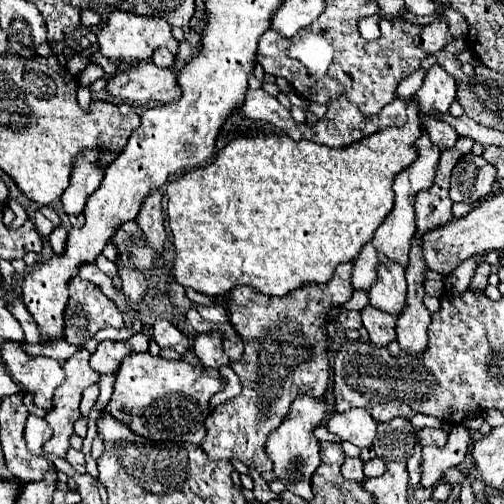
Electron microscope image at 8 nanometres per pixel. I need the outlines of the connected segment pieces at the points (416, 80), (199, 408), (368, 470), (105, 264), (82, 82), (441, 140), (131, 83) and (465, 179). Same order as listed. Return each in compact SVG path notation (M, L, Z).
M420 68L420 70L416 70L414 74L410 74L406 80L402 80L400 86L398 86L398 96L400 96L400 98L410 98L410 96L414 96L414 94L420 90L420 86L422 86L424 76L426 76L426 70Z
M148 352L130 354L118 368L114 392L104 410L146 440L178 440L200 444L204 438L204 420L210 414L208 400L224 386L226 380L218 370L206 370L204 366L192 366L182 360L172 362L154 358Z
M374 458L370 462L364 464L364 474L366 478L372 478L372 476L382 476L386 472L386 464L380 460L380 458Z
M100 254L98 258L96 258L96 266L104 272L104 274L108 274L110 278L116 278L116 274L118 274L118 268L116 268L116 264L114 262L110 262L104 254Z
M90 64L90 66L84 70L84 74L80 74L80 78L78 78L78 86L80 86L80 88L90 86L92 82L100 80L102 76L104 76L104 70L102 70L98 64Z
M430 118L430 122L426 122L426 130L428 130L432 142L434 142L436 146L440 146L442 150L454 148L456 140L460 138L458 132L456 132L450 124L446 124L446 122L442 122L442 120L434 120L434 118Z
M138 62L128 72L120 72L106 82L110 96L126 102L160 102L178 100L178 82L174 68L158 68L152 62Z
M466 154L462 162L452 170L452 202L478 202L492 194L496 180L496 168L490 166L482 156Z

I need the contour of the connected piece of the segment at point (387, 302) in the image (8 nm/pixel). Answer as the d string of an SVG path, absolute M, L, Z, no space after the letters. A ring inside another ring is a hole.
M378 254L378 266L376 266L376 282L368 290L370 304L400 314L402 312L402 298L406 298L406 280L404 280L404 266L398 262L386 258L384 254Z

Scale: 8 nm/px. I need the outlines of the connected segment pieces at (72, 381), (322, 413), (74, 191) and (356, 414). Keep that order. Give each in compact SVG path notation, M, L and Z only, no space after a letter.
M80 348L80 350L78 350L72 358L68 358L68 360L64 362L64 366L62 366L64 372L66 372L66 378L64 378L64 382L56 388L56 394L54 394L54 410L46 414L46 422L48 422L48 424L52 426L52 430L54 430L54 436L44 444L44 452L46 452L46 454L56 454L56 456L64 456L64 454L66 454L66 450L70 448L68 440L70 440L70 436L74 434L74 422L80 418L78 406L80 406L82 392L84 392L88 386L92 386L92 384L100 384L100 376L98 376L98 372L94 372L94 370L90 368L88 360L90 360L90 352L88 352L86 348Z
M300 396L294 400L290 412L282 420L282 424L270 432L266 442L266 454L274 462L274 476L286 484L286 490L300 496L306 502L312 502L314 494L310 488L310 478L318 468L320 454L318 454L318 440L312 436L312 430L322 424L326 418L326 404L324 400L314 400L310 396Z
M82 150L72 166L70 174L70 186L62 194L62 206L66 214L78 214L84 210L86 198L98 190L104 168L100 164L102 150Z
M352 408L342 414L336 412L324 424L332 434L356 444L358 448L372 446L372 440L376 434L374 418L370 418L370 414L362 408Z

